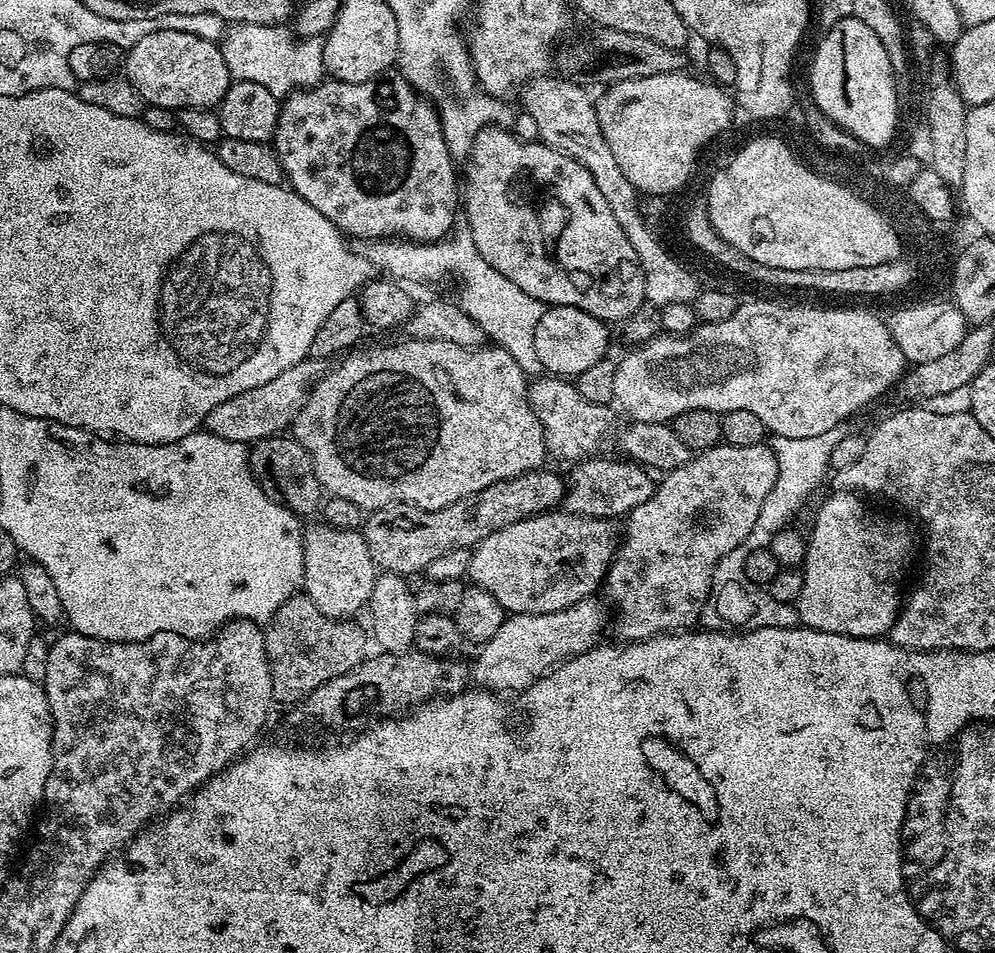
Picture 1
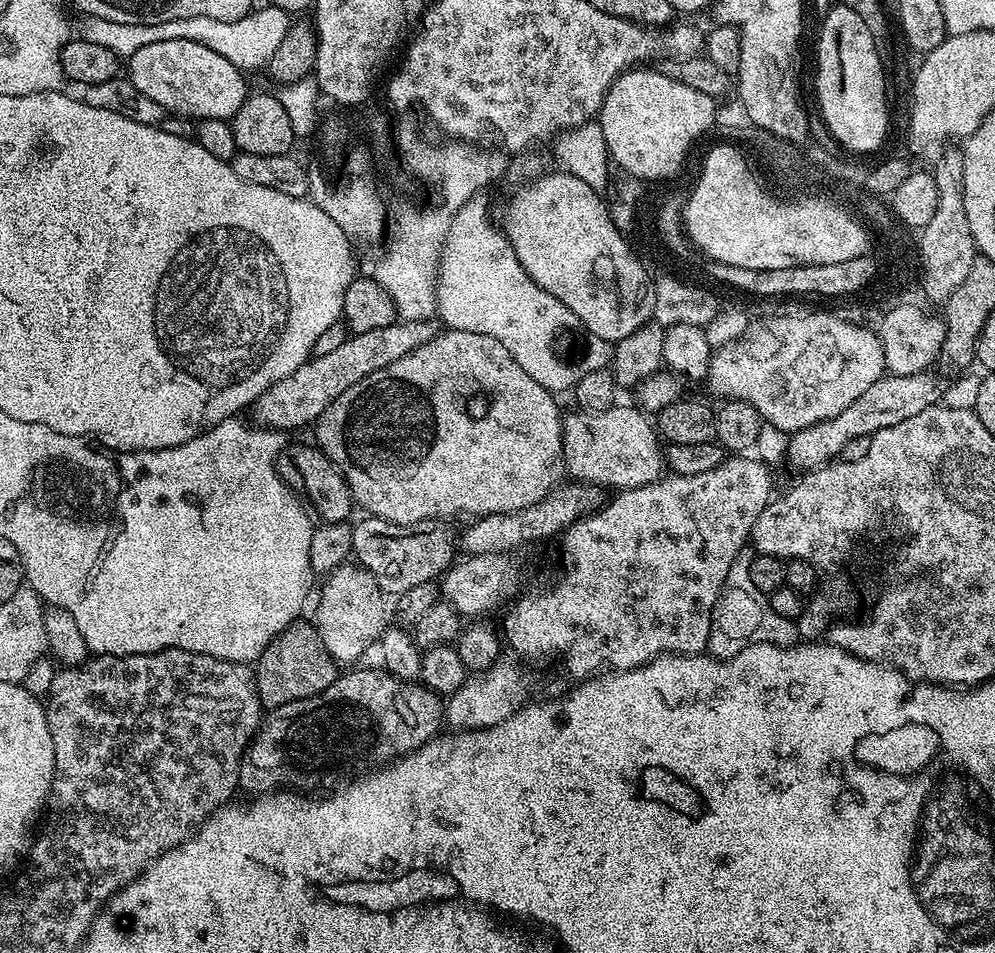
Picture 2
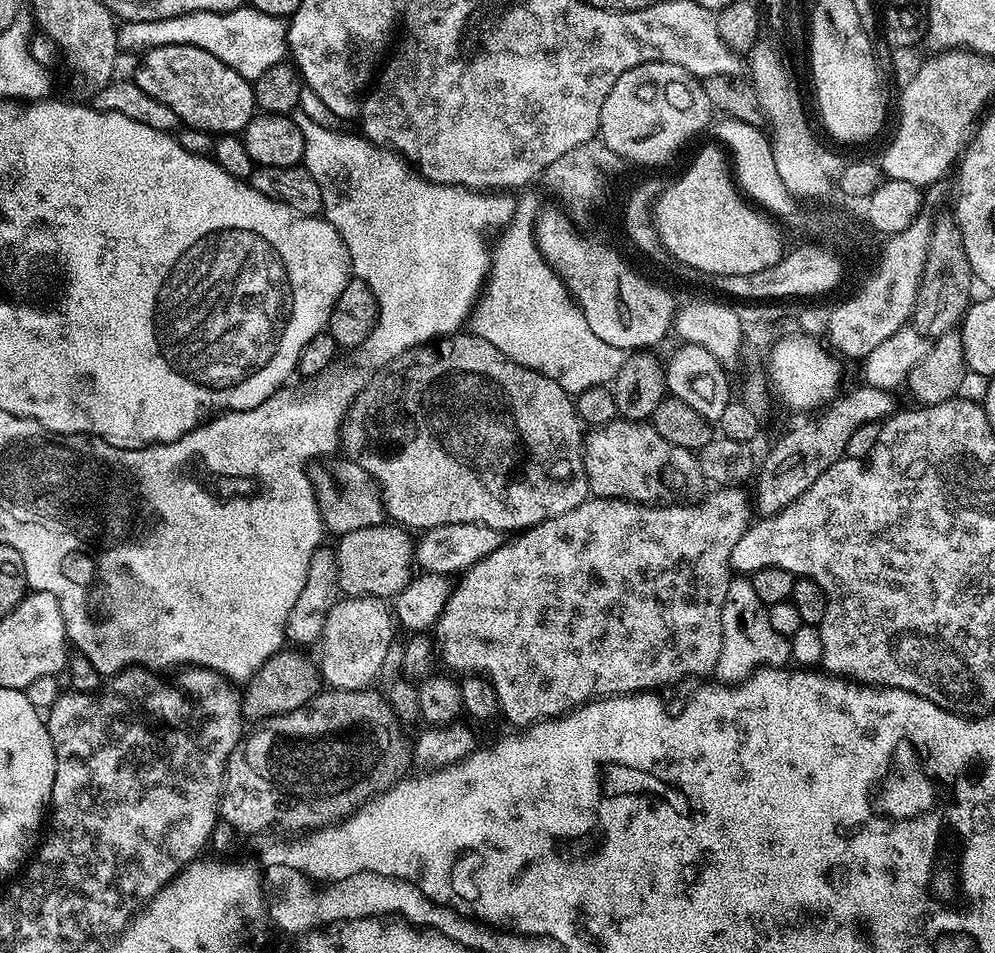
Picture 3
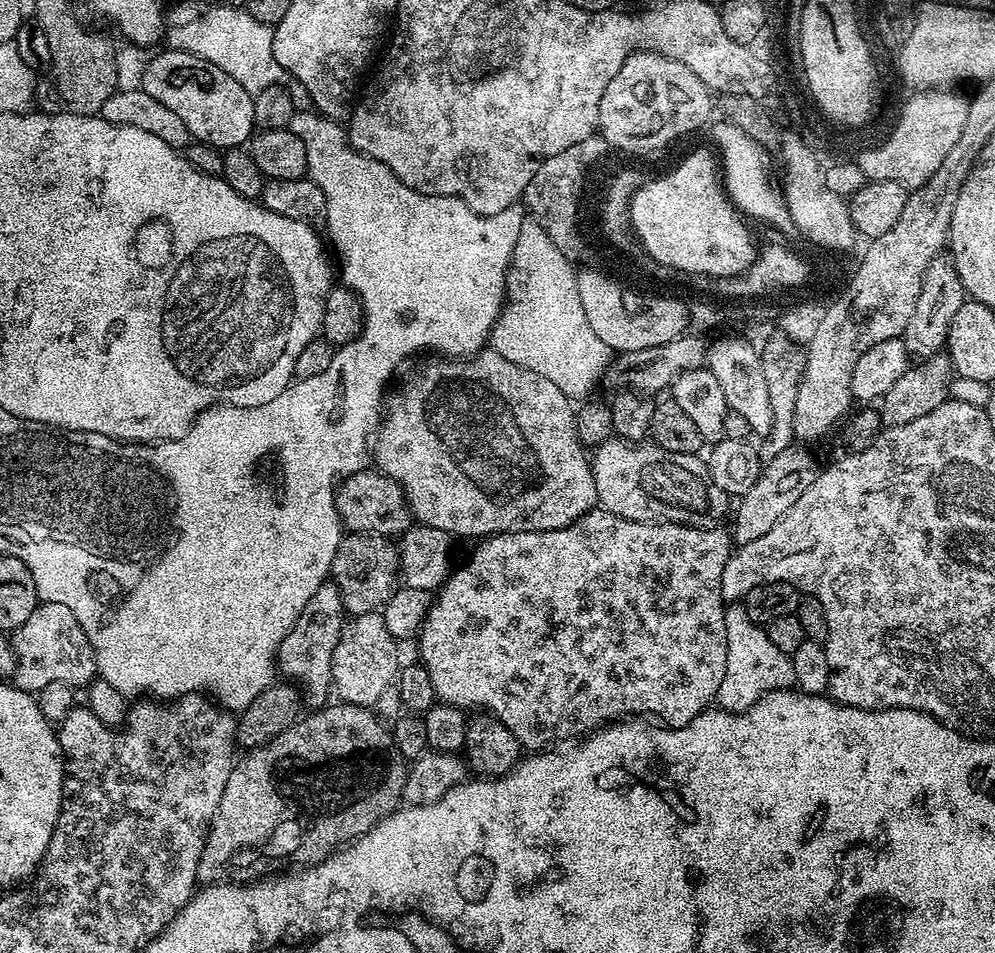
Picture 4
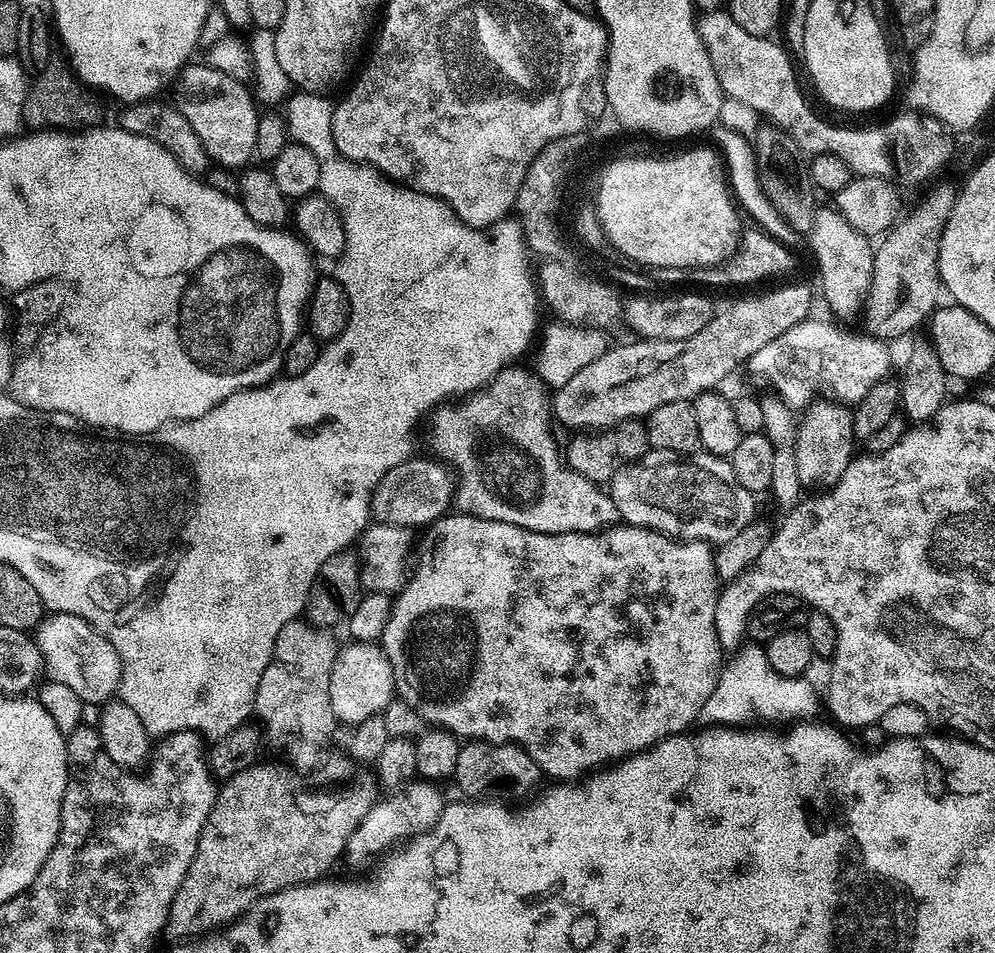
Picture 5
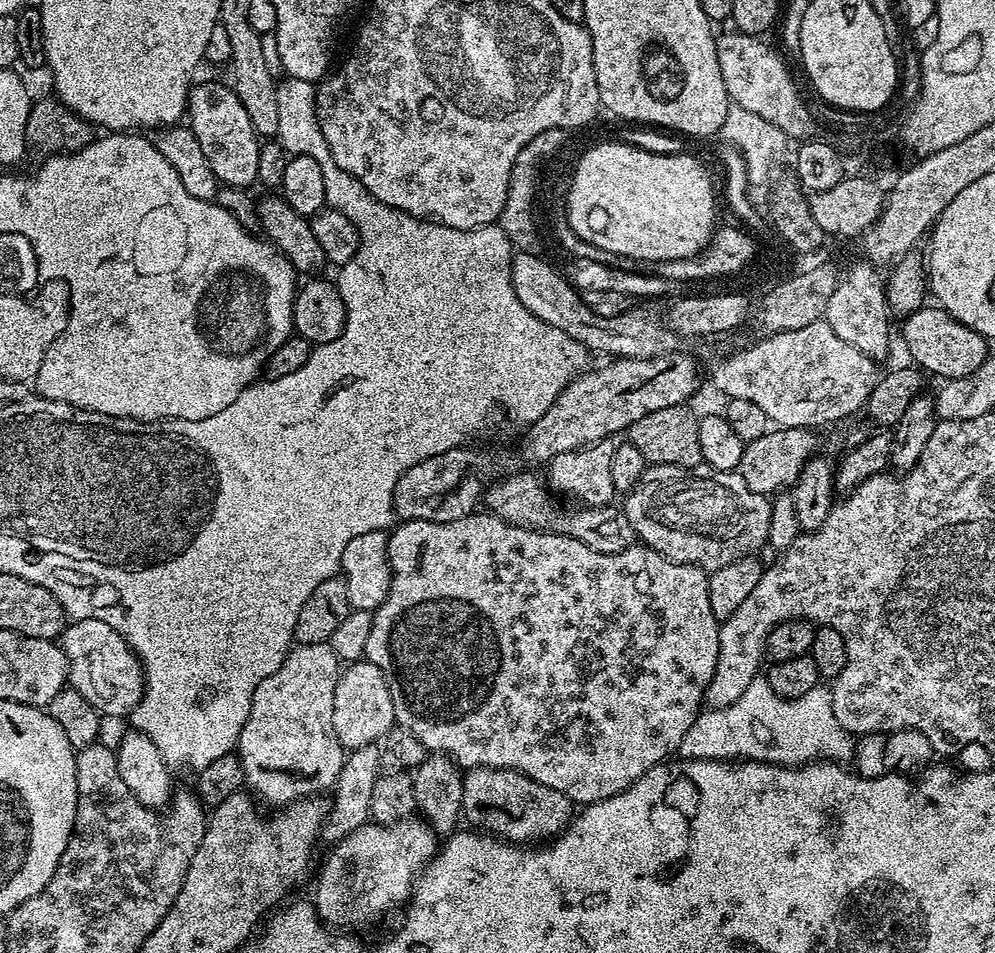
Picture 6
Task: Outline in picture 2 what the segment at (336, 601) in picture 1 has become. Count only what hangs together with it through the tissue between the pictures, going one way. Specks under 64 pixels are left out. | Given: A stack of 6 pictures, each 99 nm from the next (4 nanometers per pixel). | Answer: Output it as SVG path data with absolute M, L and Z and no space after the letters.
M355 562L339 564L333 572L323 577L320 601L316 604L316 633L322 638L332 659L340 666L352 666L368 647L375 645L386 627L384 621L385 593L367 570Z

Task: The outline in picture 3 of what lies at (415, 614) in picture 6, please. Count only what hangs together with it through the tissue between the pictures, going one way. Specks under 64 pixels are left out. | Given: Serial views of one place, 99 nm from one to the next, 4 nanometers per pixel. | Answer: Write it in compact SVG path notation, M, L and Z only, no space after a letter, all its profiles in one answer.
M720 486L712 490L712 493L709 491L699 502L661 502L658 504L637 504L635 500L611 500L610 498L598 496L583 500L581 504L574 506L574 510L566 510L566 514L558 514L558 518L550 518L546 522L535 524L533 528L521 531L518 535L509 539L512 540L509 544L508 541L501 543L500 548L494 550L494 554L482 558L482 562L478 562L463 575L462 580L464 582L461 588L459 585L453 591L451 599L446 602L444 613L442 613L440 619L434 625L435 633L437 631L440 634L440 636L438 635L439 643L441 645L444 643L452 651L452 656L456 659L456 668L460 671L460 674L485 674L491 680L496 691L496 697L500 703L499 711L502 713L502 716L504 712L505 718L510 723L516 724L512 726L531 726L537 724L540 720L550 720L553 716L563 716L565 712L570 712L573 708L578 708L581 704L588 703L593 697L603 698L606 696L622 696L633 692L660 690L663 684L676 684L679 680L686 679L687 676L700 676L703 672L708 672L708 674L715 673L716 663L722 654L722 602L726 602L726 590L734 578L734 569L732 567L734 545L738 542L738 538L742 538L742 534L747 530L754 516L753 509L750 507L749 493L747 496L743 492L744 490L740 486Z

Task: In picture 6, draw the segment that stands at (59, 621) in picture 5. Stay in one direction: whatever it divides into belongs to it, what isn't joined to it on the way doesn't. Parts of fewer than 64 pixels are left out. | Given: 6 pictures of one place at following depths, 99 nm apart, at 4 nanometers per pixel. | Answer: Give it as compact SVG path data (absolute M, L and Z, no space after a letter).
M91 618L72 620L64 628L58 643L68 659L68 684L78 690L78 694L82 694L90 706L97 708L101 716L127 717L136 709L144 697L144 668L136 657L136 651L128 645L126 638L122 638L122 634L118 634L118 630L114 630L114 626L106 626L106 622Z

